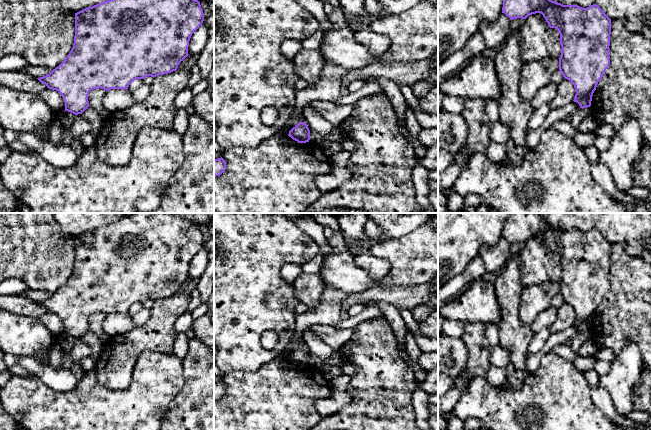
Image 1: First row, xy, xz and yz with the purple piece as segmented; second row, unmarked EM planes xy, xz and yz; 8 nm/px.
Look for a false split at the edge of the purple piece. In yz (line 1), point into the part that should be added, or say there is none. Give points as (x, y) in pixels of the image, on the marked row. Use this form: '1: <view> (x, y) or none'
1: none

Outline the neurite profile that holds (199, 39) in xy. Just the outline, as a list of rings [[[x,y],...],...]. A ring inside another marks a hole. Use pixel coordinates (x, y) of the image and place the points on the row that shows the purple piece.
[[[202,23],[192,34],[188,47],[188,54],[190,56],[196,57],[203,51],[208,42],[208,32],[209,28]]]

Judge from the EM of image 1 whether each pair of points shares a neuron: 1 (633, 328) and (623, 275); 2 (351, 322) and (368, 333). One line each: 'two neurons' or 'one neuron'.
1: one neuron
2: two neurons

